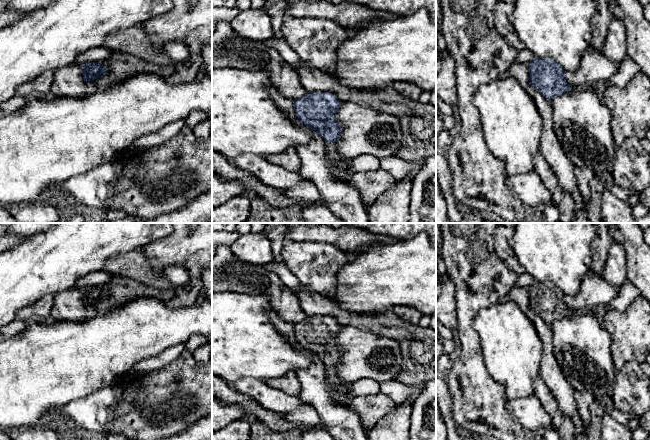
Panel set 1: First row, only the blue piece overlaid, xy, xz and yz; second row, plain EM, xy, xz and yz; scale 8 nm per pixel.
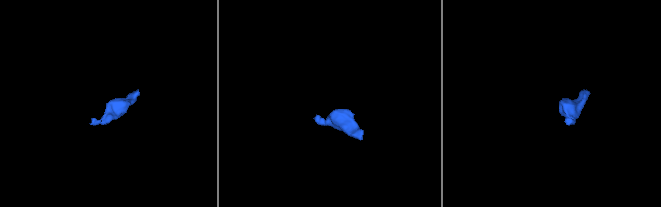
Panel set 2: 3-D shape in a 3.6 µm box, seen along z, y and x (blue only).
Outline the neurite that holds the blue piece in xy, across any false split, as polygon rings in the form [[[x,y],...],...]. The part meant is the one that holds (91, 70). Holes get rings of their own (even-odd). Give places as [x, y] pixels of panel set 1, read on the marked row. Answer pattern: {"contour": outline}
{"contour": [[[87,62],[81,65],[83,79],[87,83],[92,82],[102,74],[107,72],[107,68],[100,62]]]}

